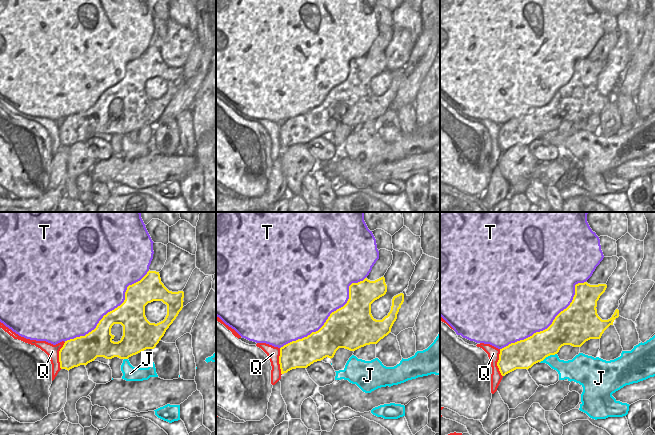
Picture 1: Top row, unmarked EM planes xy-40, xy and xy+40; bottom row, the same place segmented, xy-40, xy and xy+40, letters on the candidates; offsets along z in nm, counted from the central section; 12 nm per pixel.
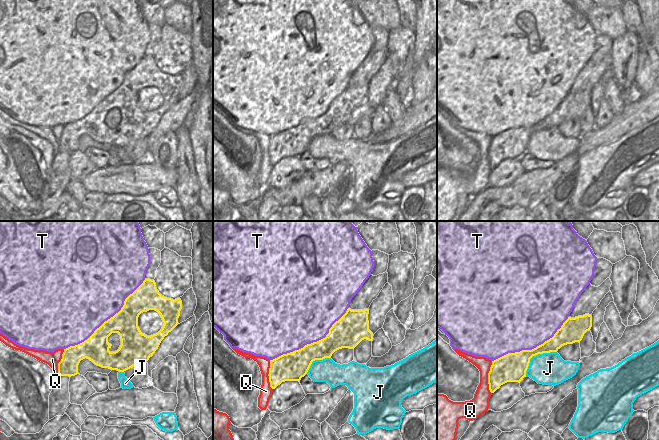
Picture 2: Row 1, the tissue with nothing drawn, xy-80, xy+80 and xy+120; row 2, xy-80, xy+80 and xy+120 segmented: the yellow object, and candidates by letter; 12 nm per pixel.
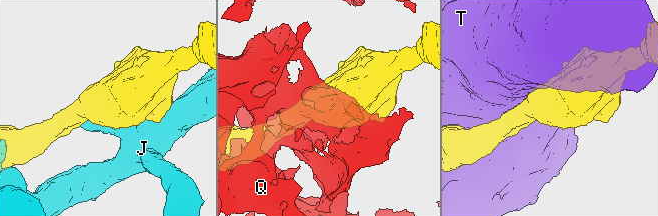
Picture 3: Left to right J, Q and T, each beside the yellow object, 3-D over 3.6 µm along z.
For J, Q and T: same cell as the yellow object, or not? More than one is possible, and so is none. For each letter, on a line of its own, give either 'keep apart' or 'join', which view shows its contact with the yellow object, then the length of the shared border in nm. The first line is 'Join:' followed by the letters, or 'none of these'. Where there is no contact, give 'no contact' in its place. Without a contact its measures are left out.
Join: none of these
J: keep apart; meets yellow in xy+40; contact 240 nm long
Q: keep apart; meets yellow in xy+40; contact 340 nm long
T: keep apart; meets yellow in xy; contact 1350 nm long

